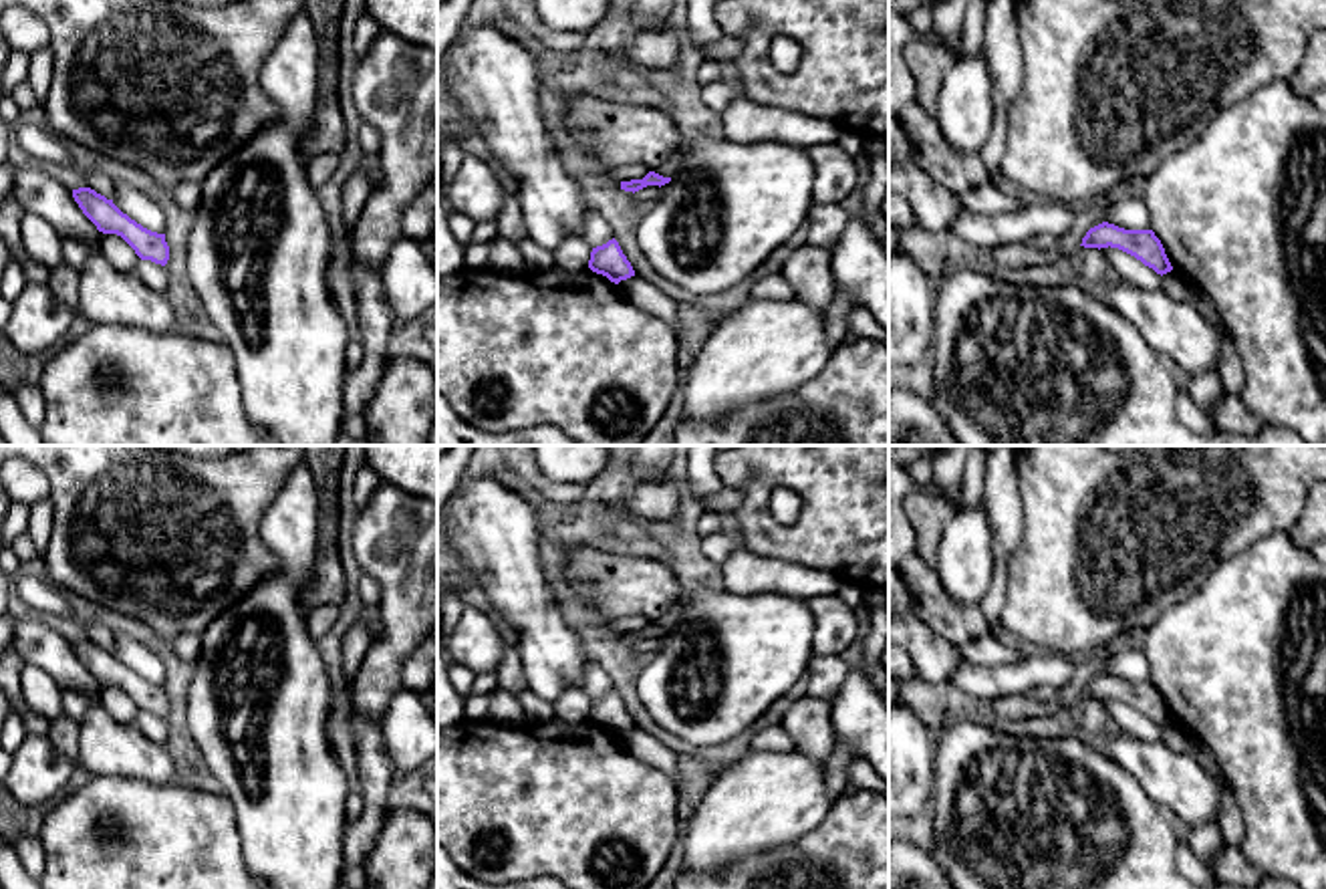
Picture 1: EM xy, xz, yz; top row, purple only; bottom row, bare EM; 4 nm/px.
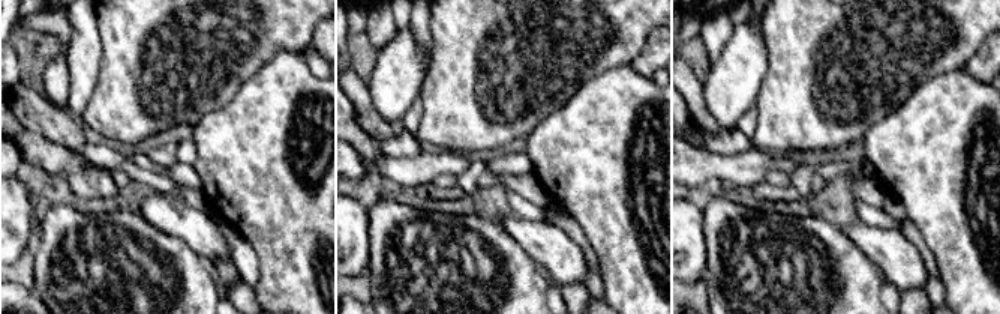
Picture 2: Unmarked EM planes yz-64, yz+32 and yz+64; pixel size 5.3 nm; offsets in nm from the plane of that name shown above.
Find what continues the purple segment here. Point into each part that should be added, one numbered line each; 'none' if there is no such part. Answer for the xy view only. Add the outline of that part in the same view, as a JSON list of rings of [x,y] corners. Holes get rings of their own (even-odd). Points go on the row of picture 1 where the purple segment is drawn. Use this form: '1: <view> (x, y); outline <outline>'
none

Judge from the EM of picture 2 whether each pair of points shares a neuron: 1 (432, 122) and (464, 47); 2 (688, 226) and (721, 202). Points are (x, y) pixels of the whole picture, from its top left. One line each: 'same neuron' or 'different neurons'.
1: same neuron
2: different neurons

